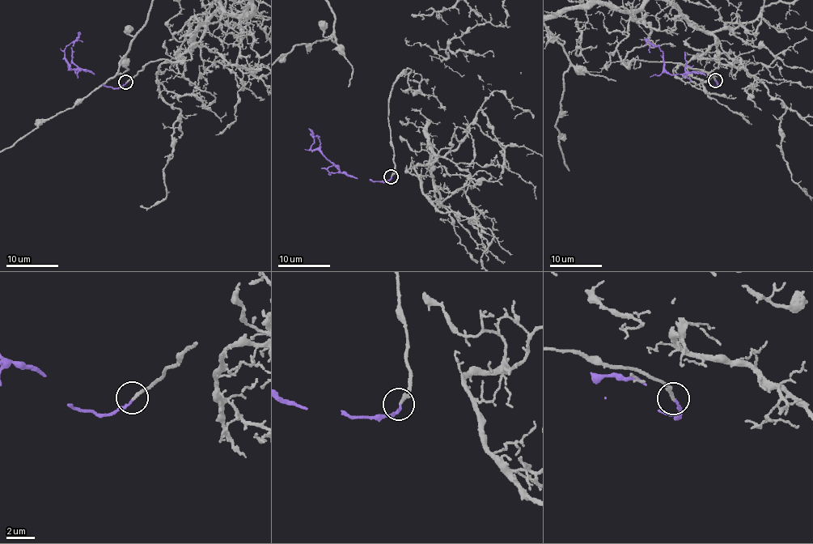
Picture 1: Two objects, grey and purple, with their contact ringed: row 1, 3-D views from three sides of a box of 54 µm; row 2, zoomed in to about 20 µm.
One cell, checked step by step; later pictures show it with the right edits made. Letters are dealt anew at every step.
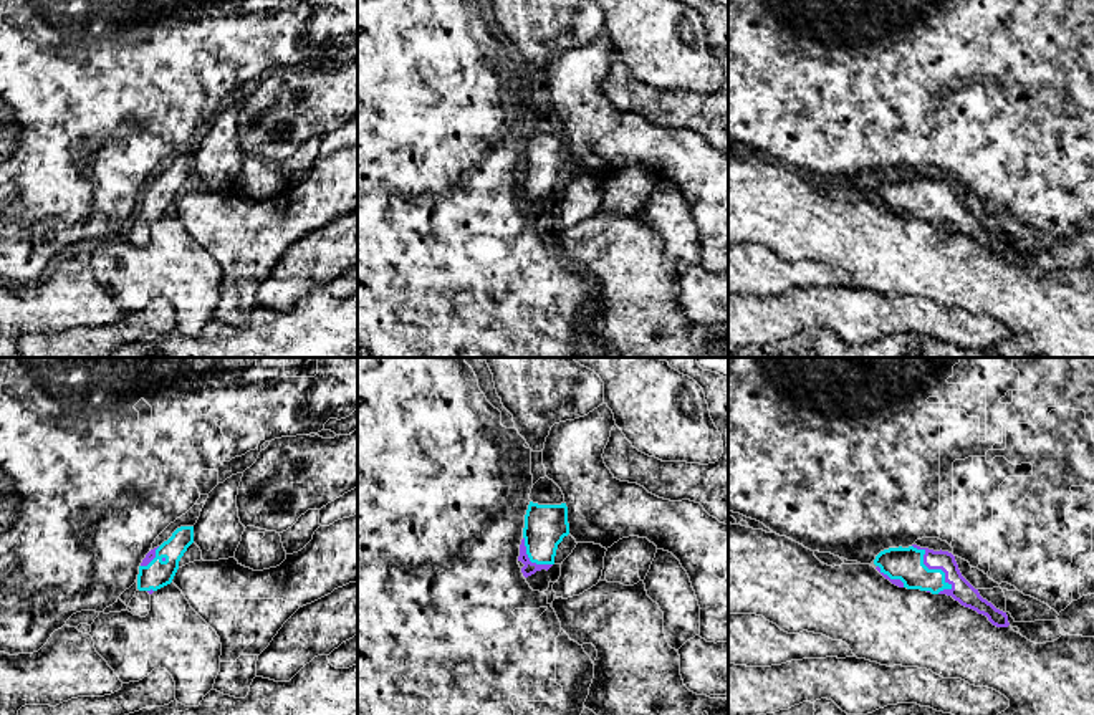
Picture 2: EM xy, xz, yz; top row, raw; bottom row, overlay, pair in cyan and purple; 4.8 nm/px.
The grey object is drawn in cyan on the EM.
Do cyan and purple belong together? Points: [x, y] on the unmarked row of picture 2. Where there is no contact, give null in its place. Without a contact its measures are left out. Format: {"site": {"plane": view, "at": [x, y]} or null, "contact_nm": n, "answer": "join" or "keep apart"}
{"site": {"plane": "yz", "at": [930, 199]}, "contact_nm": 300, "answer": "join"}

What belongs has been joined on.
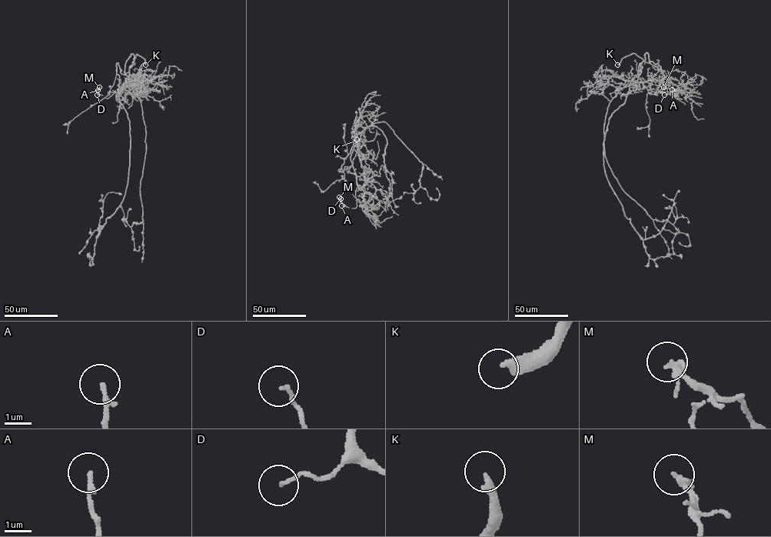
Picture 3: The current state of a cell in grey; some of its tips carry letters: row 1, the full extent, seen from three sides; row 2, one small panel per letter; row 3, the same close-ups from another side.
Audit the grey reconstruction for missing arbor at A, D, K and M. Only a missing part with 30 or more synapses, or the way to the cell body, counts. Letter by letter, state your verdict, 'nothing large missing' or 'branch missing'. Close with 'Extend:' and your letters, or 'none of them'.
A: nothing large missing
D: nothing large missing
K: branch missing
M: nothing large missing
Extend: K

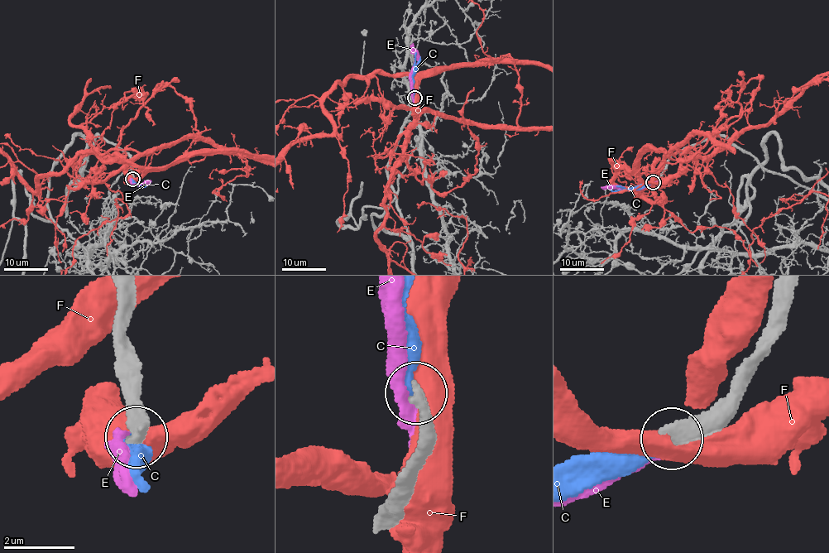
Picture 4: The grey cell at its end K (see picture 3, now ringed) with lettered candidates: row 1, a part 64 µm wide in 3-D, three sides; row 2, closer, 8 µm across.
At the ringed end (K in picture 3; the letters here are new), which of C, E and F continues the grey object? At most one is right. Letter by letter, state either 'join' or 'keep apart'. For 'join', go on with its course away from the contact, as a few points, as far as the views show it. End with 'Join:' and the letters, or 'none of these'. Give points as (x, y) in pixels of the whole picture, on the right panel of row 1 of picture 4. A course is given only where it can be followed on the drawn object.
C: join | via (653, 181), (641, 188), (610, 190)
E: keep apart
F: keep apart
Join: C

